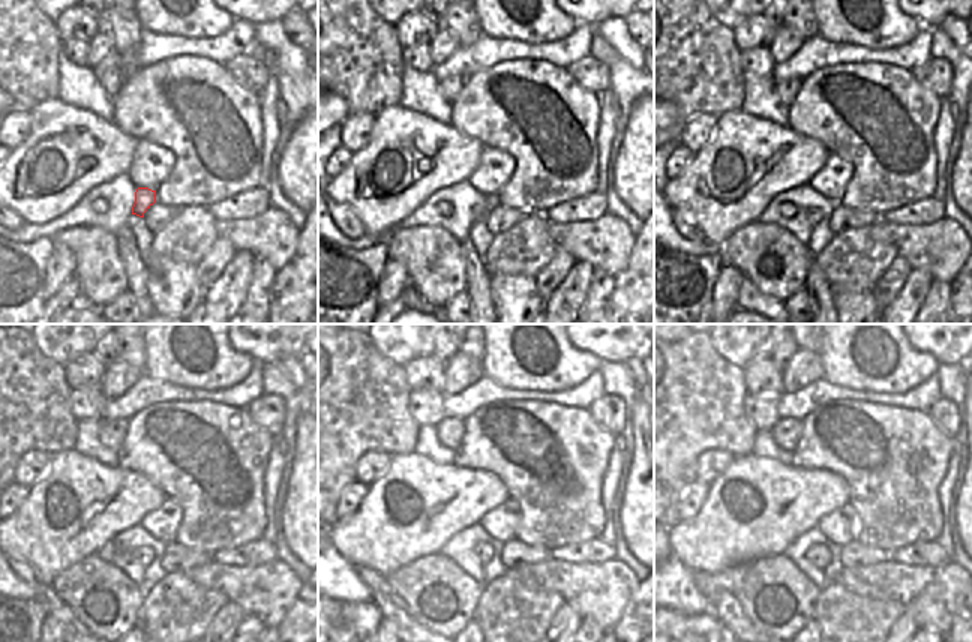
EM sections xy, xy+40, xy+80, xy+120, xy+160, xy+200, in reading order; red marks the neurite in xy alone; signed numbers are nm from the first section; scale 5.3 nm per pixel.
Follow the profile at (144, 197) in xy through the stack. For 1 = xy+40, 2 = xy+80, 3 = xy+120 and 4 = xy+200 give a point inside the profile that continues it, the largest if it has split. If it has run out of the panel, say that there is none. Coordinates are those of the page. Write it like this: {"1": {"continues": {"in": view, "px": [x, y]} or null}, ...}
{"1": {"continues": {"in": "xy+40", "px": [480, 210]}}, "2": {"continues": {"in": "xy+80", "px": [815, 216]}}, "3": {"continues": {"in": "xy+120", "px": [144, 555]}}, "4": {"continues": {"in": "xy+200", "px": [819, 555]}}}

